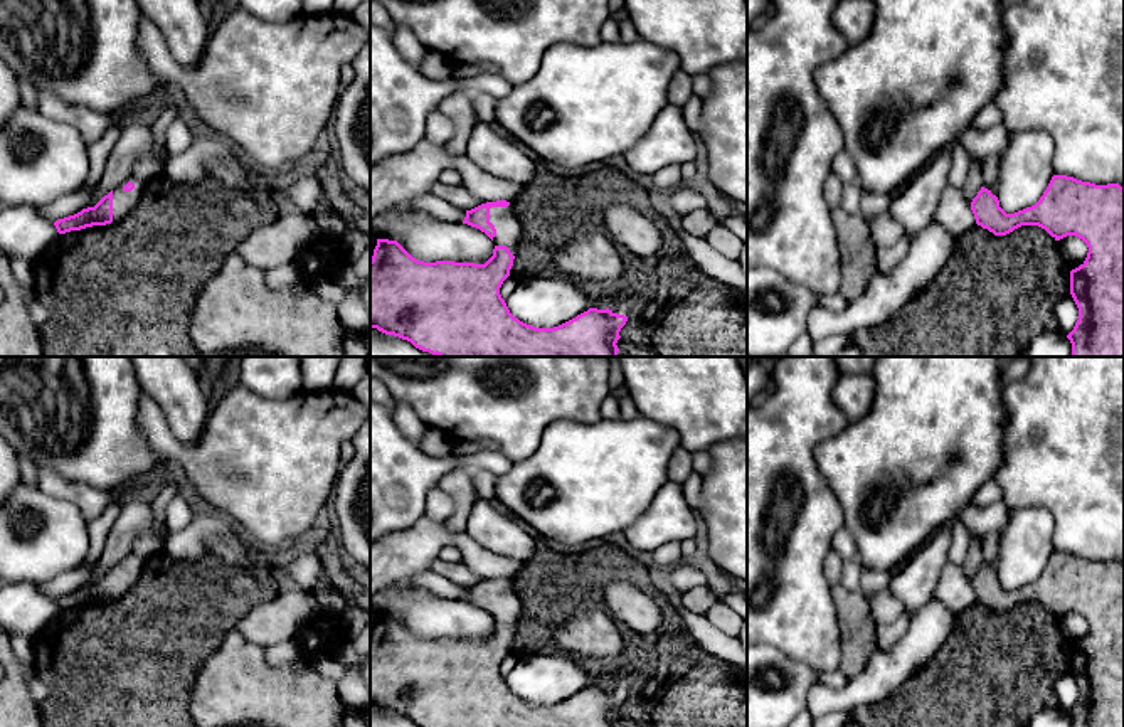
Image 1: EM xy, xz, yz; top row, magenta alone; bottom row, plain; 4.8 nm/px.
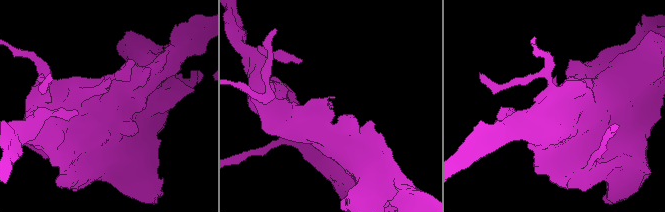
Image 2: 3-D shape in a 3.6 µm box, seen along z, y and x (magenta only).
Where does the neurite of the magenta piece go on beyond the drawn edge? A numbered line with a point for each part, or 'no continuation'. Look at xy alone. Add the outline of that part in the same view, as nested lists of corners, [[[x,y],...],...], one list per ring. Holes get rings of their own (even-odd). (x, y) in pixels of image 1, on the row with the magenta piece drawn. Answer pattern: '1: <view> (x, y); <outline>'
1: xy (123, 202); [[[126,177],[113,190],[113,222],[123,220],[141,200],[145,182],[136,177]]]

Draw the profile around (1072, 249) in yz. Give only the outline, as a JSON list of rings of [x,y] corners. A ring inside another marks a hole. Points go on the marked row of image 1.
[[[1067,236],[1057,241],[1057,249],[1068,271],[1084,264],[1089,252],[1087,244],[1077,236]]]

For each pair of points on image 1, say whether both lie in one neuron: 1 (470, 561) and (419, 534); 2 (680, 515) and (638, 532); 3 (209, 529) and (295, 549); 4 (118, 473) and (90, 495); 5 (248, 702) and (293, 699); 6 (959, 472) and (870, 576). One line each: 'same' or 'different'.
1: same
2: same
3: same
4: different
5: same
6: different

